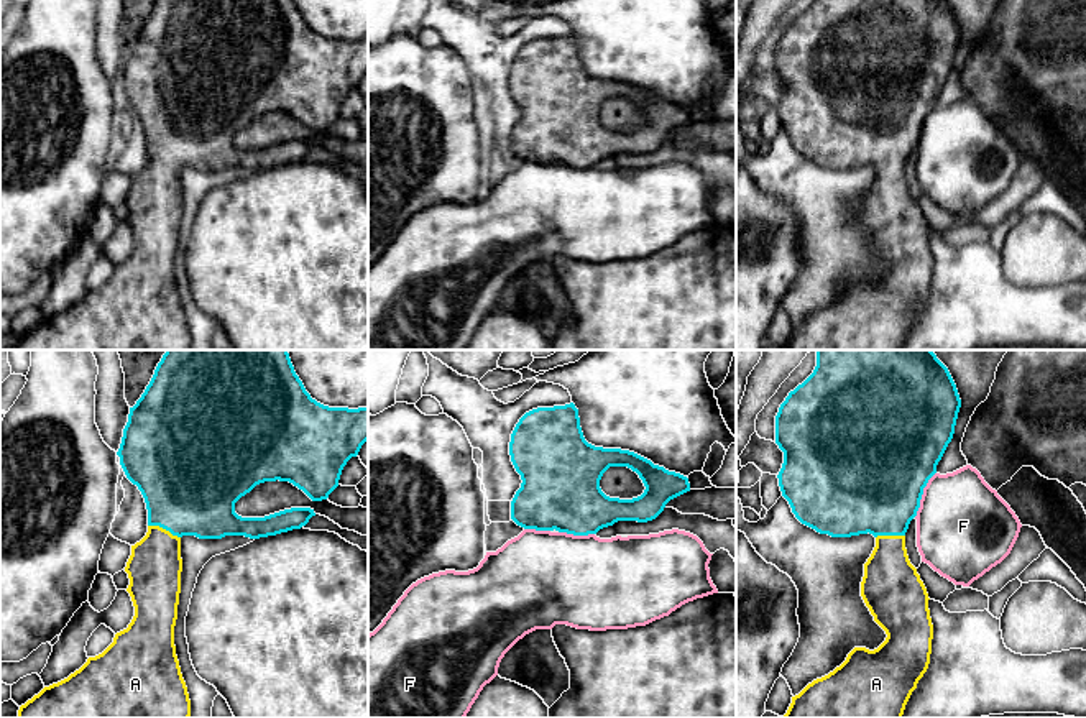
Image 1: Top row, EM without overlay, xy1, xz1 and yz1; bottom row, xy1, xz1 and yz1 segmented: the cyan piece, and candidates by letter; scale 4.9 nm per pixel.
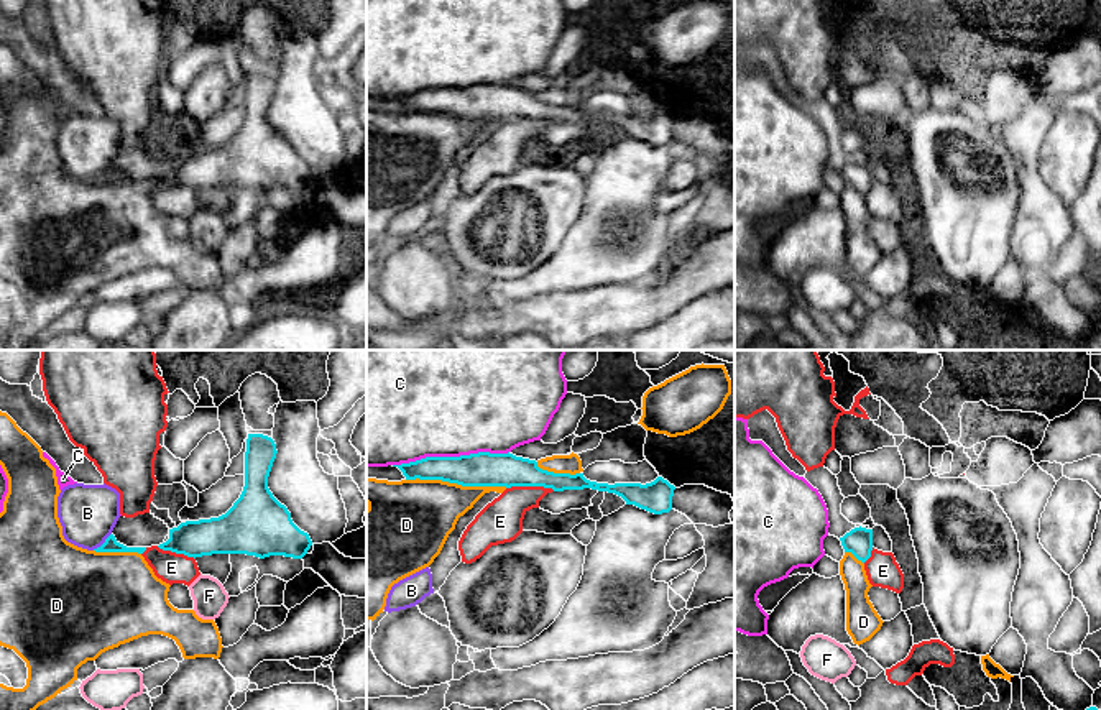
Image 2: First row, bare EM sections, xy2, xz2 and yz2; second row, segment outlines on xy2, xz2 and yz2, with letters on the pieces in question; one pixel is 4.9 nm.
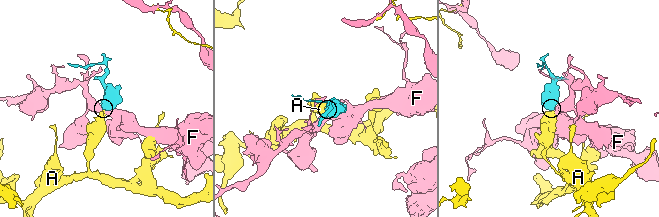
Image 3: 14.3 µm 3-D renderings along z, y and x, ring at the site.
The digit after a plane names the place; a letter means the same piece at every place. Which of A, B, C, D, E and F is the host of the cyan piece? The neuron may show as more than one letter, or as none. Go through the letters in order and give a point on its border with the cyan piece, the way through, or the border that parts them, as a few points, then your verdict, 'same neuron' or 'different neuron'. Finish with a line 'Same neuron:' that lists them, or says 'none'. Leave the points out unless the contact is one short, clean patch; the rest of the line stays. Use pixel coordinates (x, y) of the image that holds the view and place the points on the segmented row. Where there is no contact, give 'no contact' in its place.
A: meets cyan in xy1 at (165, 528); runs through xy1 (189, 483), (165, 528), (155, 566); same neuron
B: meets cyan in xy2 at (104, 543); border along xy2 (110, 533), (92, 549); different neuron
C: meets cyan in xz2 at (451, 457); different neuron
D: meets cyan in xz2 at (457, 484); different neuron
E: meets cyan in xz2 at (531, 485); border along xz2 (506, 487), (551, 487), (554, 490); different neuron
F: meets cyan in yz1 at (922, 493); border along yz1 (935, 472), (924, 488), (920, 506), (914, 516); different neuron
Same neuron: A

